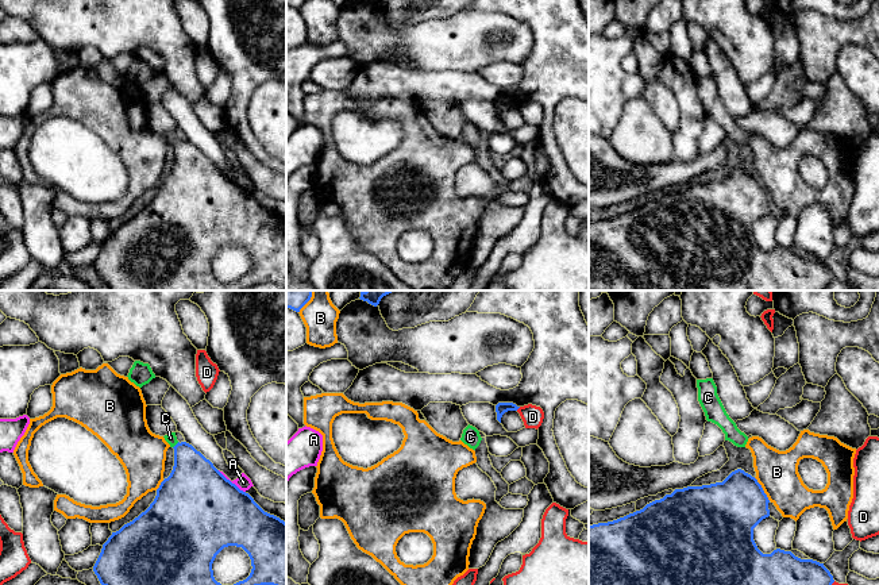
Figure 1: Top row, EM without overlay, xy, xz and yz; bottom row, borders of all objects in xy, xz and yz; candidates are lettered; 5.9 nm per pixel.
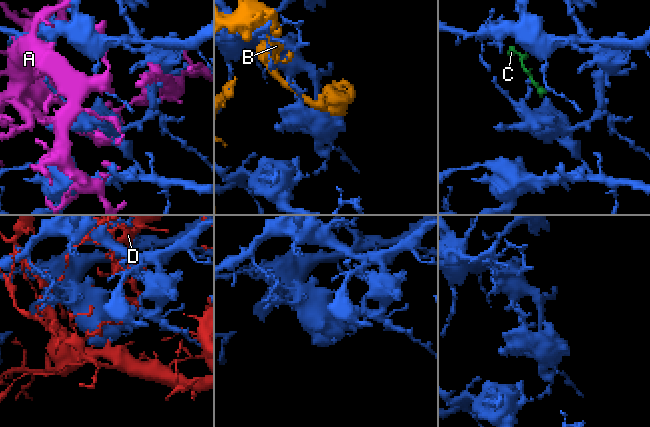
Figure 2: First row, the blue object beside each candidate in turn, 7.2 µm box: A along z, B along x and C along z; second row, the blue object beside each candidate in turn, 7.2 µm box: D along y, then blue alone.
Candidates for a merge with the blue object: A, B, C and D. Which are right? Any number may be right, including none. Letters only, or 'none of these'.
C

